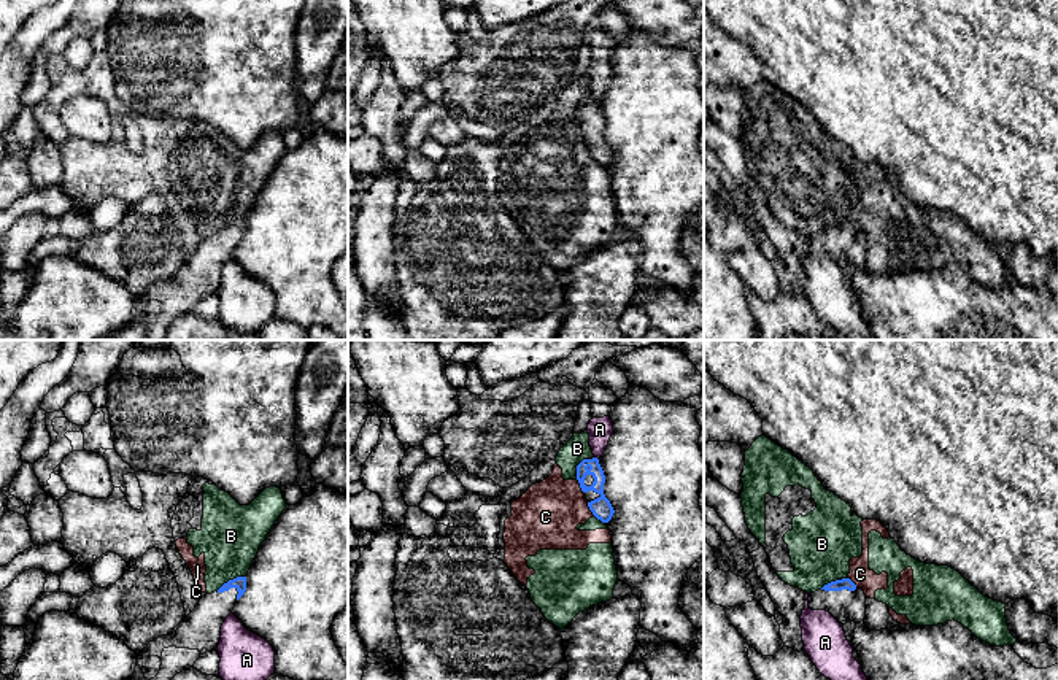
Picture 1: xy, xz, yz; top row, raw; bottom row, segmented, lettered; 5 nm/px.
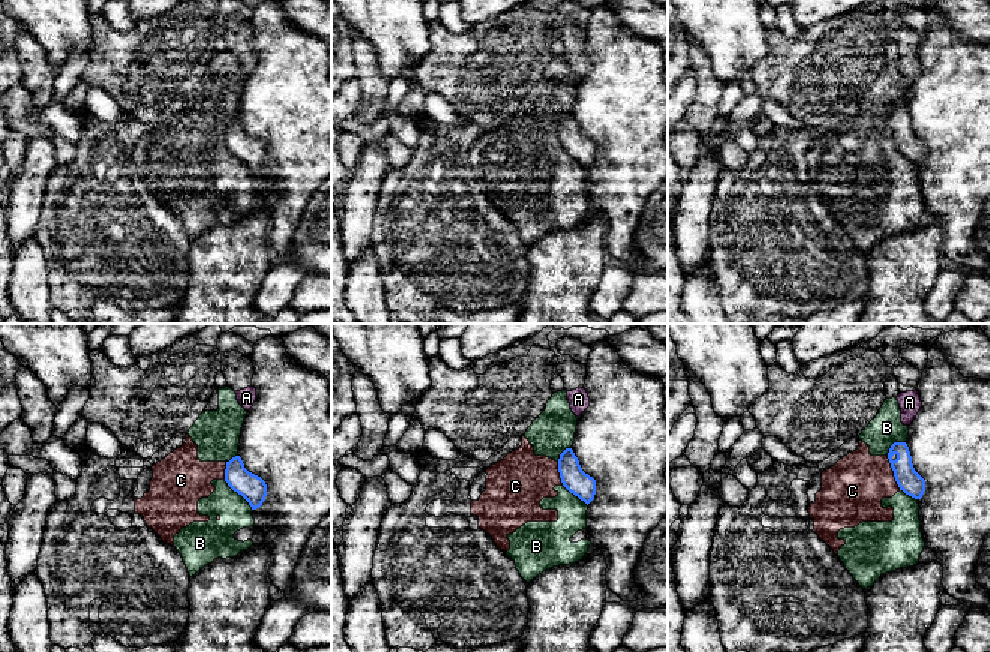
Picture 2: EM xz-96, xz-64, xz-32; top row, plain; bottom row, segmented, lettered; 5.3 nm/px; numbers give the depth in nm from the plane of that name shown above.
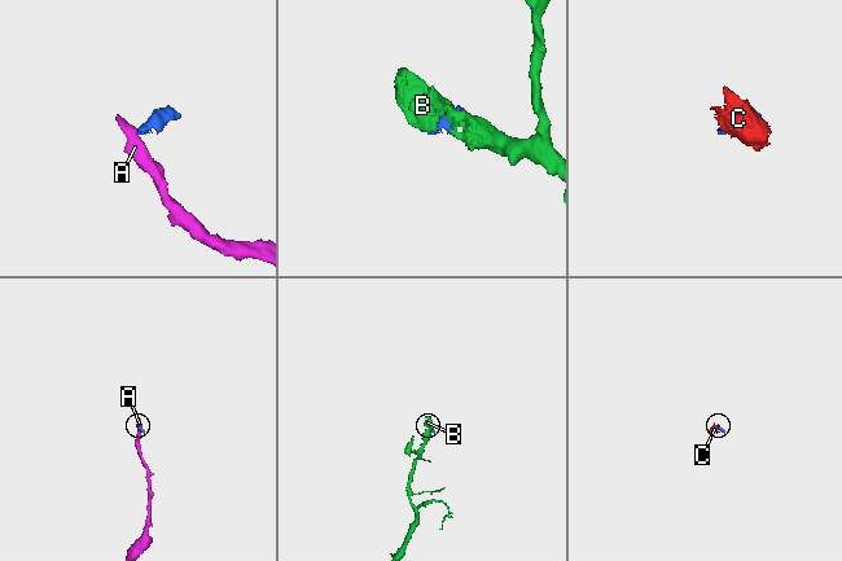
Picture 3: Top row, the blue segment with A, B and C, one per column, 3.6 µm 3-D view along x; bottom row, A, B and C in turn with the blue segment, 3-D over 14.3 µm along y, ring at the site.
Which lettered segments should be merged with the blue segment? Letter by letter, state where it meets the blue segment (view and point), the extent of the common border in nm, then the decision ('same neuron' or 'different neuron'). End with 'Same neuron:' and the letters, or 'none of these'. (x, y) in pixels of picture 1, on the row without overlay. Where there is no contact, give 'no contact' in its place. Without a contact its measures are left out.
A: contact xz (596, 102); length 30 nm; different neuron
B: contact xy (231, 224); length 170 nm; different neuron
C: contact xz (580, 131); length 90 nm; different neuron
Same neuron: none of these

